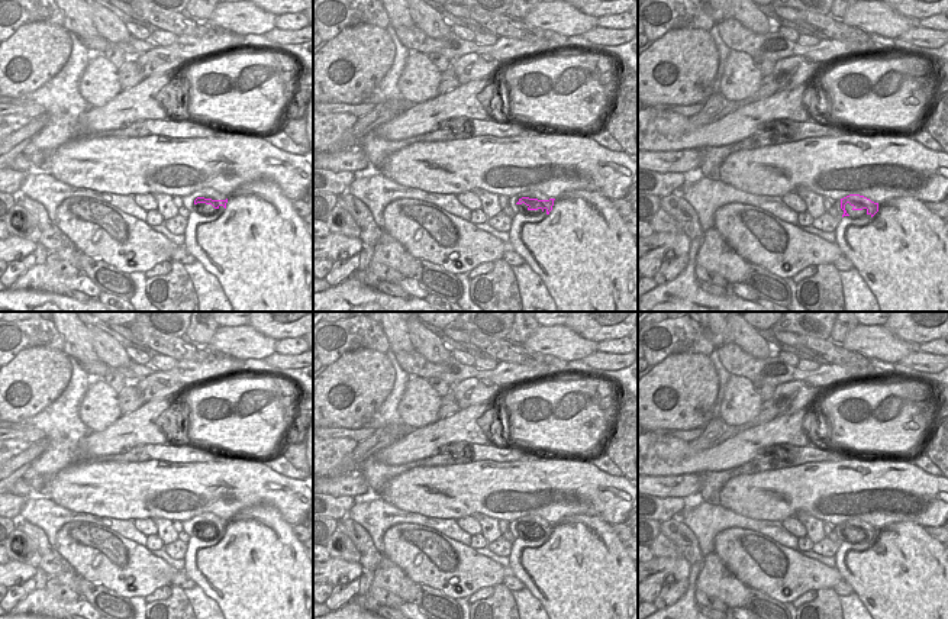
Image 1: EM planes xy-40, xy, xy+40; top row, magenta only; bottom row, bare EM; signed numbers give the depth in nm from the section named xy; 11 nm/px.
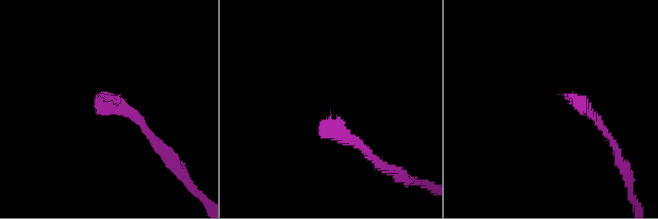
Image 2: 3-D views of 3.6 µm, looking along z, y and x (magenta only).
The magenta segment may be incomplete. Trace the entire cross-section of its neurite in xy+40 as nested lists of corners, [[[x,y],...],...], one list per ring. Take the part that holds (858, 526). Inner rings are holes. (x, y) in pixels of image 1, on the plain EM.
[[[849,519],[844,523],[839,523],[833,529],[839,541],[855,539],[855,535],[867,535],[867,539],[871,542],[878,536],[878,528],[871,526],[870,523],[860,519]]]

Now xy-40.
[[[201,513],[201,515],[191,518],[190,520],[184,520],[181,523],[183,523],[183,531],[188,536],[197,536],[197,538],[203,539],[203,536],[196,532],[197,528],[212,529],[215,533],[219,533],[220,531],[223,531],[226,533],[226,528],[228,528],[226,522],[228,520],[225,520],[213,513]]]

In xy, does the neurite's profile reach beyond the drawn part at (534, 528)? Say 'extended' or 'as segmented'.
extended

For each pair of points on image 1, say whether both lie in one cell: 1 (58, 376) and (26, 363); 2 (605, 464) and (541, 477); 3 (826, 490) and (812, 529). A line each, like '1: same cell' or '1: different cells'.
1: same cell
2: different cells
3: different cells

